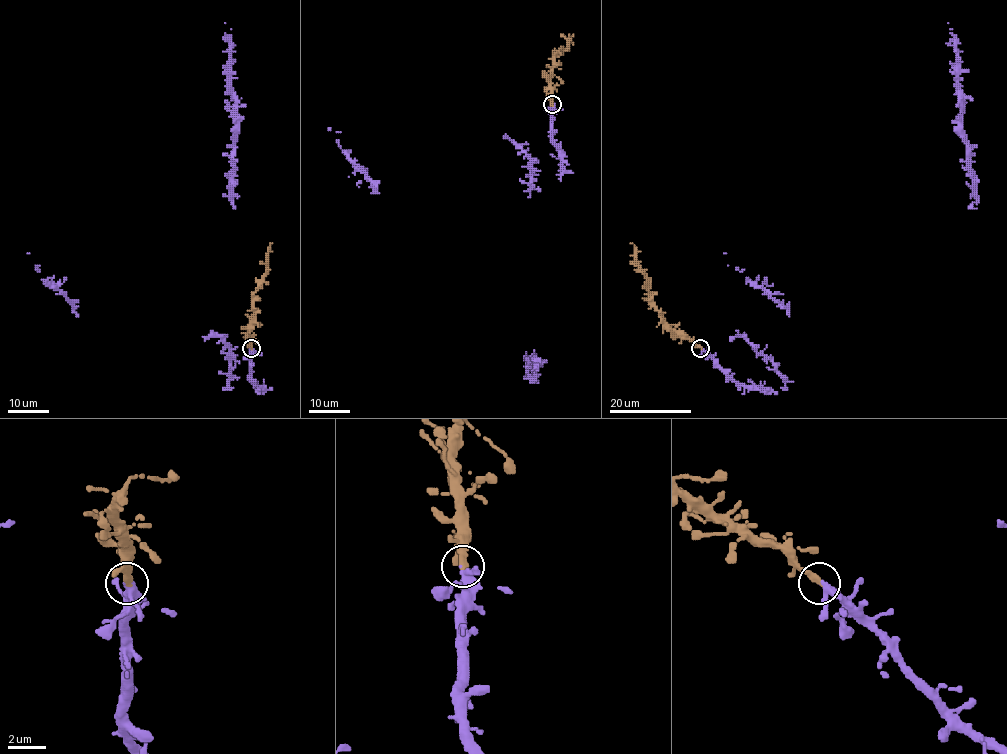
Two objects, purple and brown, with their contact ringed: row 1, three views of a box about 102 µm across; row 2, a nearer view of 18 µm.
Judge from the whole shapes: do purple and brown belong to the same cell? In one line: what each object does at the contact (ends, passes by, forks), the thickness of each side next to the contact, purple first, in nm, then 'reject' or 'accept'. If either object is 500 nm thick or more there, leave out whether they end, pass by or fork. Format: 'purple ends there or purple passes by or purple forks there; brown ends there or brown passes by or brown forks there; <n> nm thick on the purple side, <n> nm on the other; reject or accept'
purple passes by; brown ends there; 280 nm thick on the purple side, 380 nm on the other; accept

